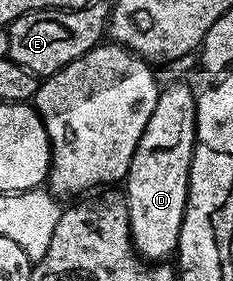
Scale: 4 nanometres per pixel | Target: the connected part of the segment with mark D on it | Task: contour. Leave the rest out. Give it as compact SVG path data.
M179 79L173 84L167 84L165 88L159 92L156 99L156 107L152 111L152 119L148 119L148 127L144 127L144 135L140 135L140 143L136 143L136 151L132 155L132 163L128 167L124 178L124 200L126 202L126 210L128 211L128 219L130 220L130 242L134 245L134 252L139 257L150 263L162 263L167 260L166 257L175 252L178 247L178 236L182 230L182 220L186 214L186 200L190 197L190 168L192 167L192 155L194 154L194 144L196 143L196 107L198 106L198 98L195 90L190 90L185 85L185 80Z

